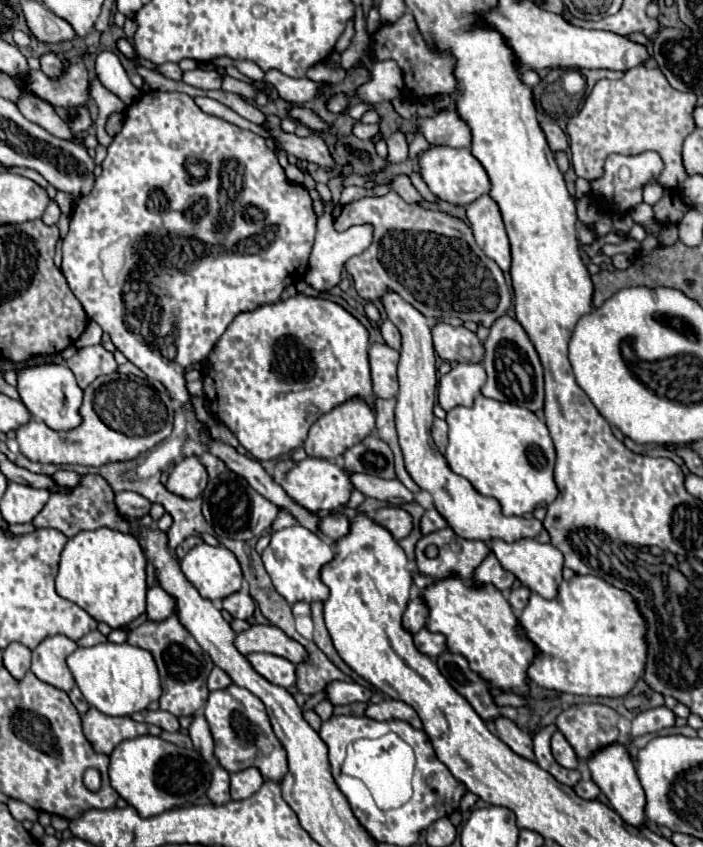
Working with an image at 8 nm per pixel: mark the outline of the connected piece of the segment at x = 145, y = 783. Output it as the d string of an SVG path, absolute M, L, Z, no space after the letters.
M138 736L124 740L110 754L110 782L112 788L138 810L142 818L162 814L172 808L196 804L208 790L212 780L212 766L196 750L180 748L160 736Z

